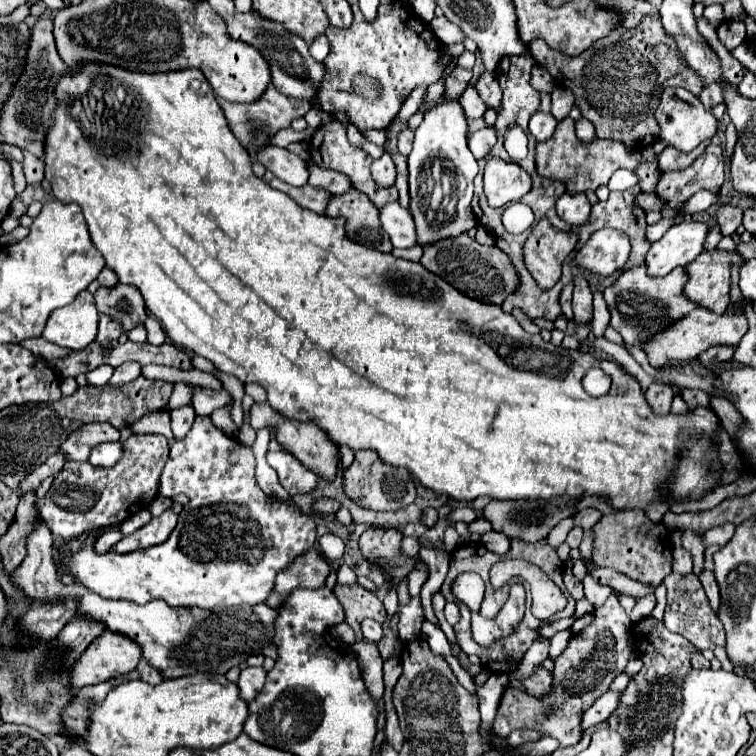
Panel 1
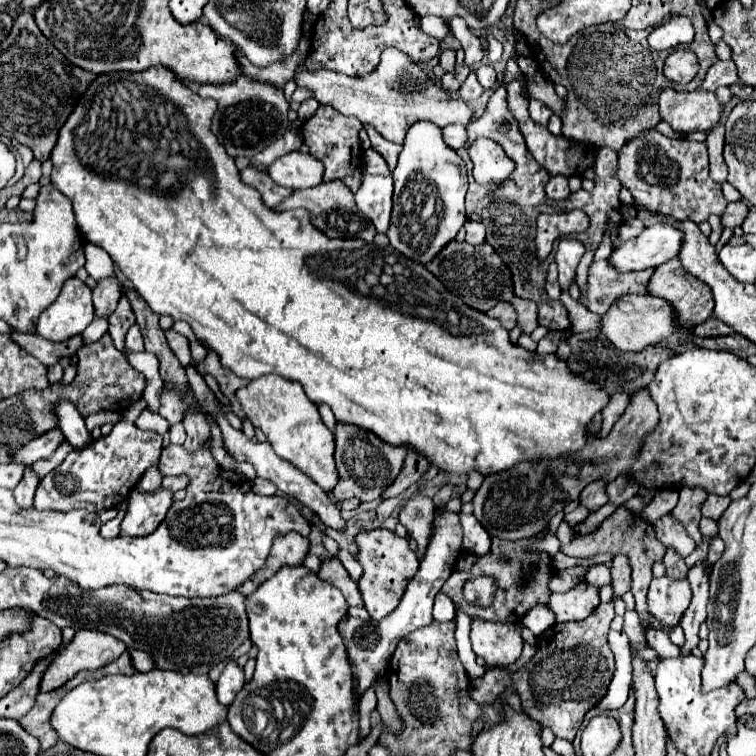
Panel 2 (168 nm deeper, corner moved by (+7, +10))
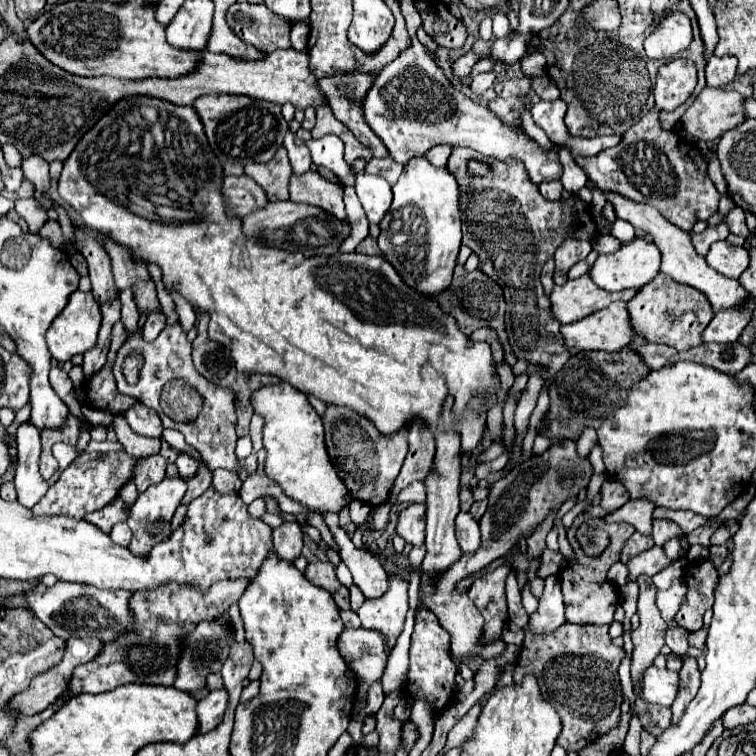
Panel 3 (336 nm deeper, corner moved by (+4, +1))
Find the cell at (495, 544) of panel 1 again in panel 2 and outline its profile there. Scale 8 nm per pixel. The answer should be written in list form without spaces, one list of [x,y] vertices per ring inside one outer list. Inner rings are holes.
[[[459,513],[461,527],[463,527],[463,549],[475,555],[485,555],[491,551],[491,539],[487,531],[479,525],[475,515]]]

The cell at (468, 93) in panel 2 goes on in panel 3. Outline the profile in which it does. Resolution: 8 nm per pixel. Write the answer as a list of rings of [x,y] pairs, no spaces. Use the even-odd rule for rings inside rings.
[[[484,72],[484,74],[478,74],[474,80],[472,80],[472,84],[470,84],[470,90],[474,92],[474,94],[484,94],[492,84],[494,84],[494,74],[492,72]]]

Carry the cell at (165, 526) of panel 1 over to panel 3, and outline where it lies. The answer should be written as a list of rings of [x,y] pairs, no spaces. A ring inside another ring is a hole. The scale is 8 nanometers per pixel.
[[[178,476],[178,478],[164,478],[160,484],[154,484],[148,490],[144,490],[142,494],[138,494],[138,500],[130,508],[130,516],[128,516],[128,526],[132,530],[132,542],[128,546],[130,552],[134,552],[138,556],[146,556],[154,544],[158,544],[166,536],[170,536],[170,532],[172,532],[170,520],[172,520],[176,508],[180,506],[184,492],[186,492],[186,484]]]

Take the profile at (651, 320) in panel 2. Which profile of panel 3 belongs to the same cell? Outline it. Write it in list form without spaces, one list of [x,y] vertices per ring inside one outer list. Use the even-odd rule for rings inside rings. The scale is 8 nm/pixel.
[[[618,300],[584,320],[562,326],[562,336],[572,350],[622,350],[638,334],[628,316],[628,304]]]

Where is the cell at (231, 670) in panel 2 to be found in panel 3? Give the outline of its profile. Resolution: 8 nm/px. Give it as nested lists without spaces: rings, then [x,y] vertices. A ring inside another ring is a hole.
[[[226,688],[212,690],[206,698],[202,698],[196,708],[198,720],[200,720],[198,734],[204,734],[204,732],[216,728],[226,712],[226,706],[228,706],[228,690]]]

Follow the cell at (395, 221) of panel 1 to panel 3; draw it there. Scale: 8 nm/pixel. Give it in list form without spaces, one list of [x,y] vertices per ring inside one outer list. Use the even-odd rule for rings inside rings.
[[[358,174],[356,194],[364,206],[370,224],[380,224],[392,202],[392,188],[382,176]]]

